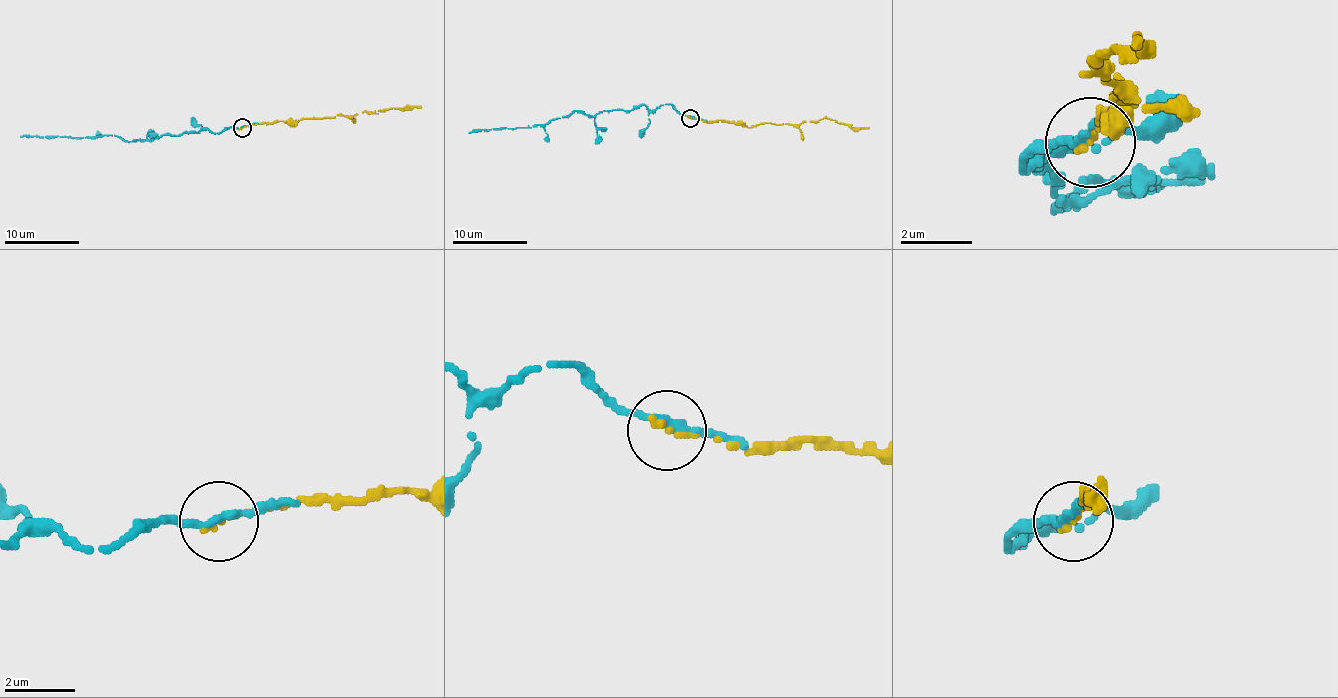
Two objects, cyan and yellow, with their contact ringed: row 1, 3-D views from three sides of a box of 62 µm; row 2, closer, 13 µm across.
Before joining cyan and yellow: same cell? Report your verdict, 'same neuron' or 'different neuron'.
same neuron

